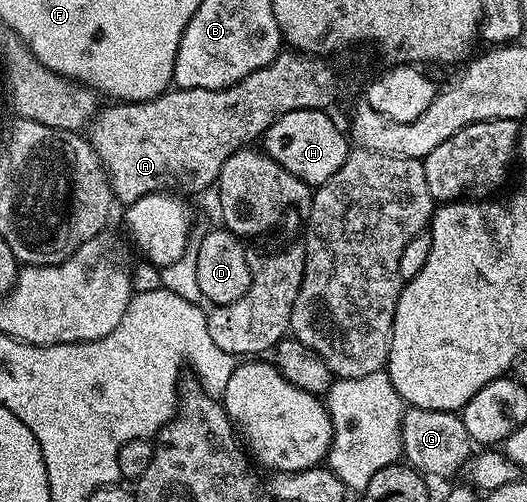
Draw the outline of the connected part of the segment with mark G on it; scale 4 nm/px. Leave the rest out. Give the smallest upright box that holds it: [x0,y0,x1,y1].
[401,408,473,479]

